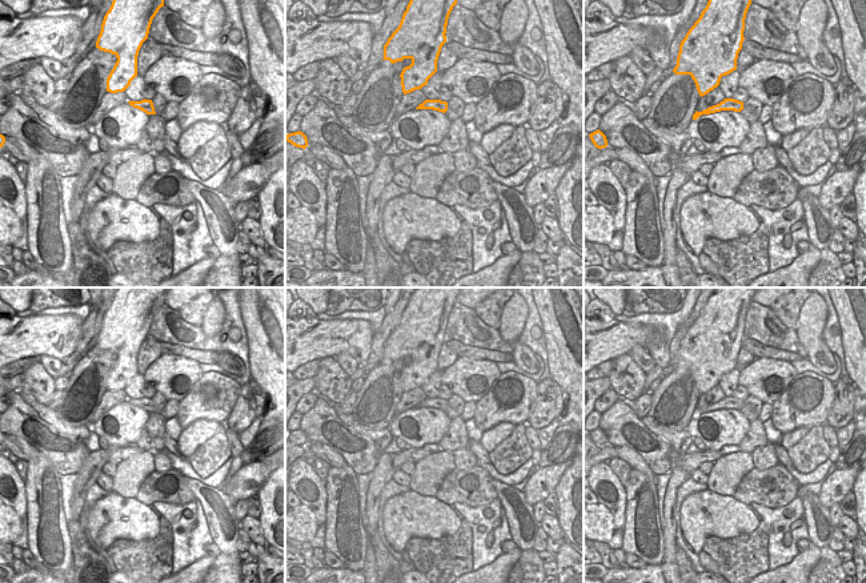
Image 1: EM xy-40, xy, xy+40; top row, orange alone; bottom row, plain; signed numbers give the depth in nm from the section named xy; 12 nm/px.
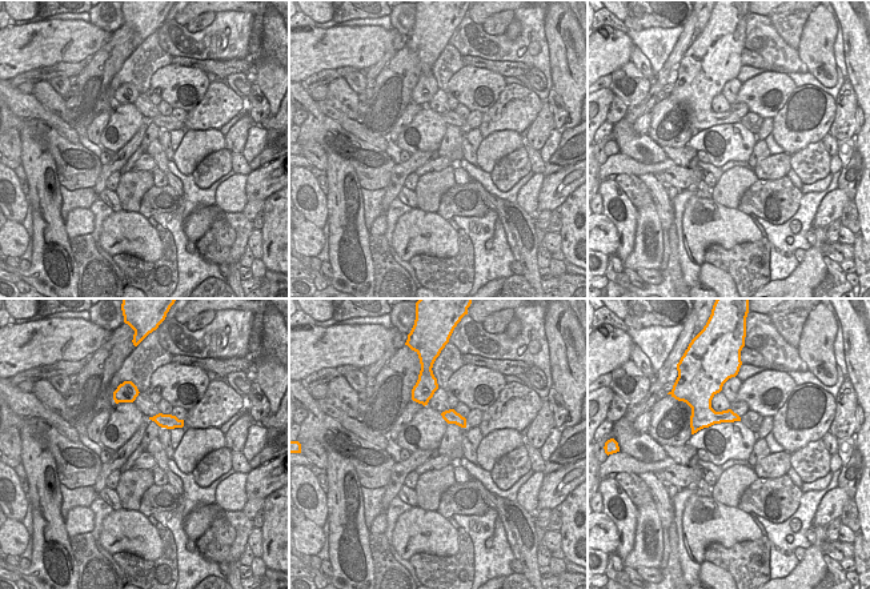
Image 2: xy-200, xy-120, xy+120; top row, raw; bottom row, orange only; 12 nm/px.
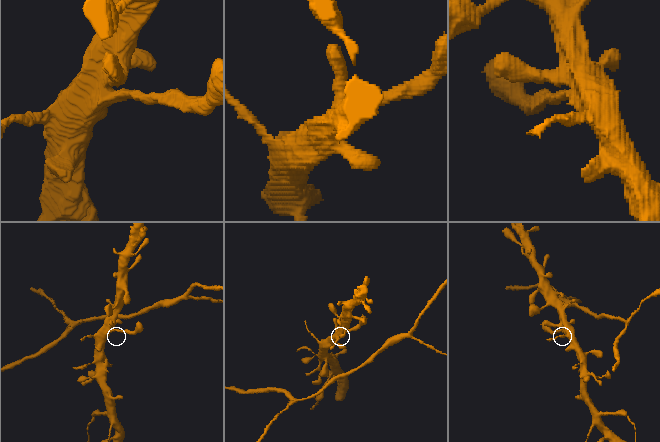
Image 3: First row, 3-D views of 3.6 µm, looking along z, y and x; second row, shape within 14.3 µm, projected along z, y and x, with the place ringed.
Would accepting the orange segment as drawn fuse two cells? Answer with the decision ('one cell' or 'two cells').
one cell

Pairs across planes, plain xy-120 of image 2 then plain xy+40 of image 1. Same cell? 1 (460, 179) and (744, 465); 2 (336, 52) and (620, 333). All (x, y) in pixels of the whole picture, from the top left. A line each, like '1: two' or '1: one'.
1: two
2: one

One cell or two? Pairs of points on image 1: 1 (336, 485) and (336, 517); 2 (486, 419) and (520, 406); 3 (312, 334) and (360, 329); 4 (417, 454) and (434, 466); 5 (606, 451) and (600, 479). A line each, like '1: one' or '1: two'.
1: one
2: one
3: one
4: two
5: two

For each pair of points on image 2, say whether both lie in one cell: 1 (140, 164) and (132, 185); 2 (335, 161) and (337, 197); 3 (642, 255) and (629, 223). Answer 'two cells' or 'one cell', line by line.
1: two cells
2: one cell
3: two cells

